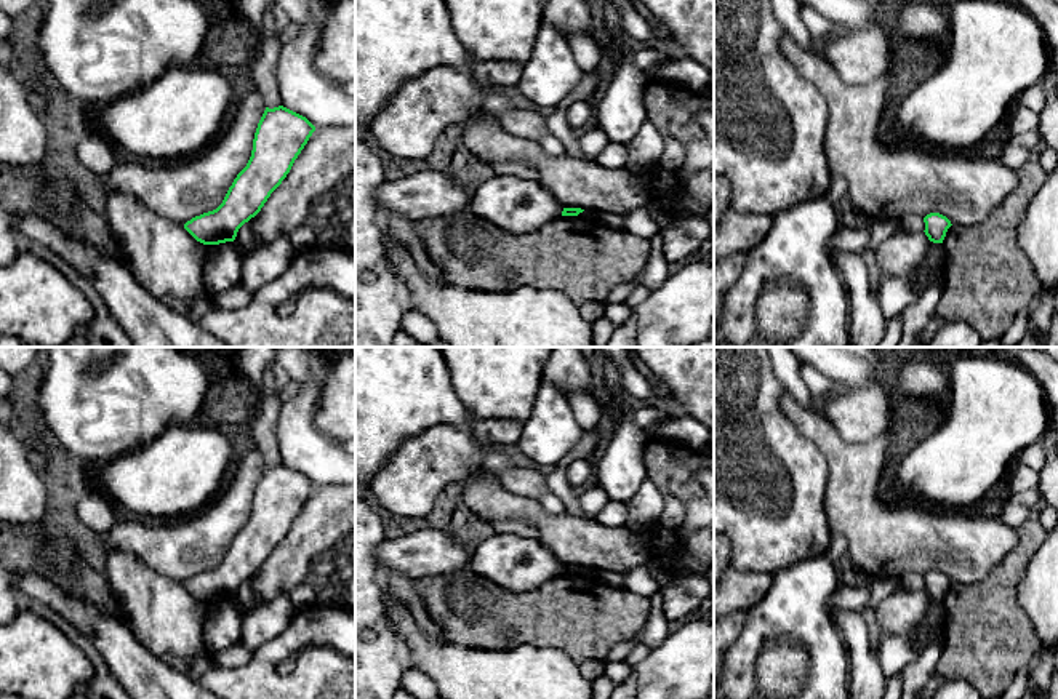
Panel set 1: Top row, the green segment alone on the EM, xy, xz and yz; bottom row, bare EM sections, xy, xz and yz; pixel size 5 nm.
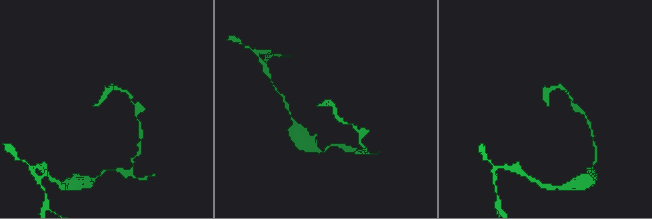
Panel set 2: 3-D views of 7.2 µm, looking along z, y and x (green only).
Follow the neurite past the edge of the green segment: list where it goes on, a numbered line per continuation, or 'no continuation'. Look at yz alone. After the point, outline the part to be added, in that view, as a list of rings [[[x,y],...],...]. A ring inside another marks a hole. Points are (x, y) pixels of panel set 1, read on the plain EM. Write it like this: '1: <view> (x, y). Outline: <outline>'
no continuation

